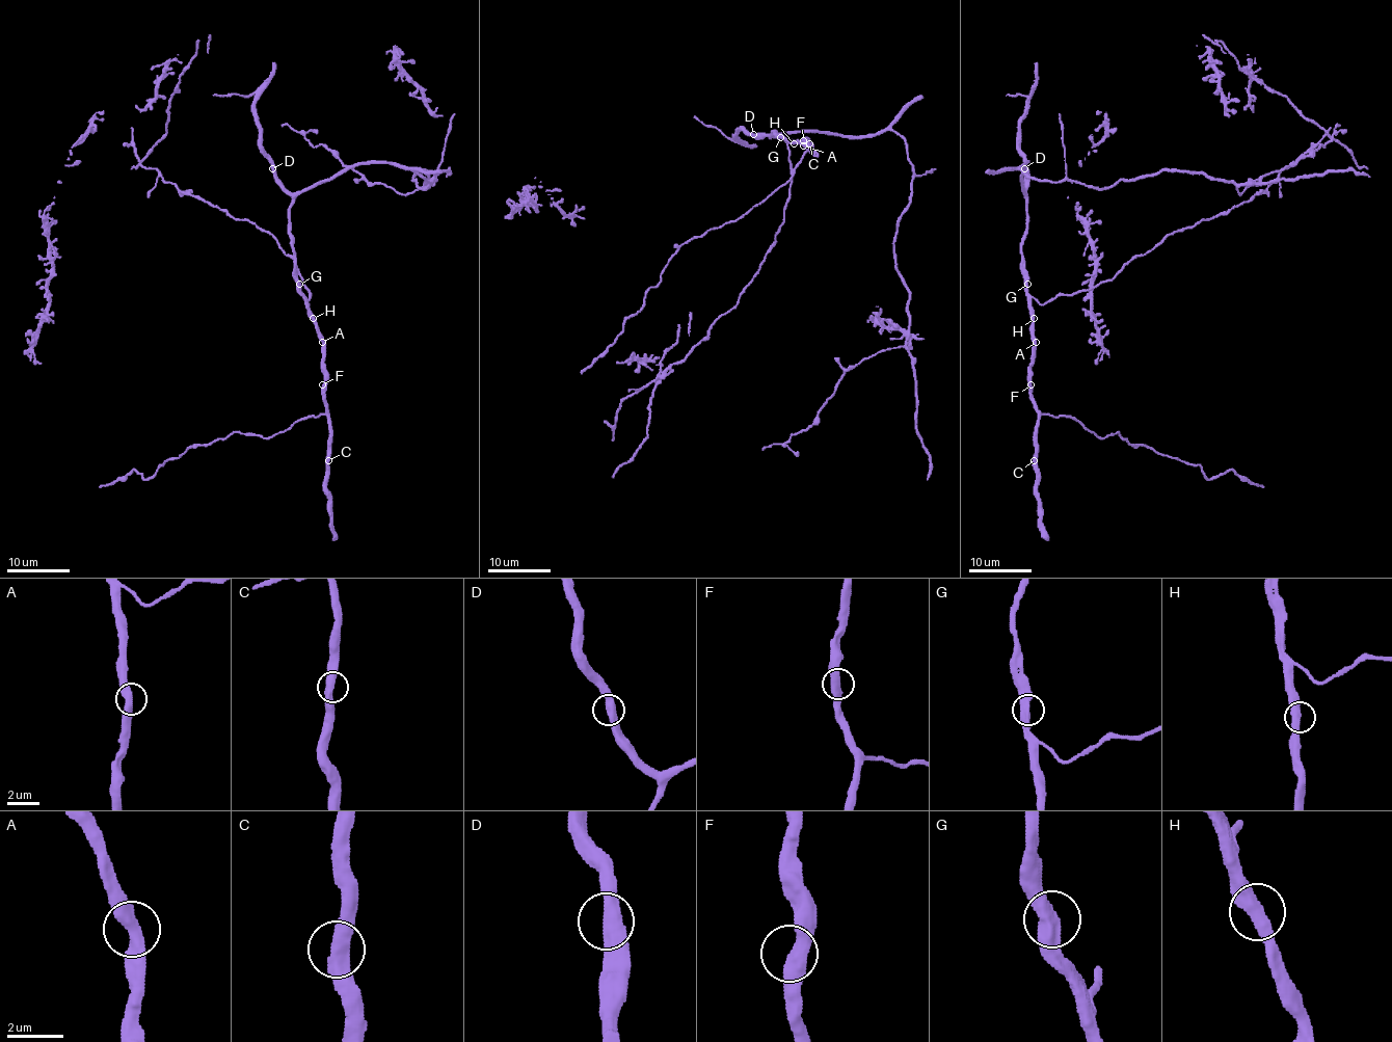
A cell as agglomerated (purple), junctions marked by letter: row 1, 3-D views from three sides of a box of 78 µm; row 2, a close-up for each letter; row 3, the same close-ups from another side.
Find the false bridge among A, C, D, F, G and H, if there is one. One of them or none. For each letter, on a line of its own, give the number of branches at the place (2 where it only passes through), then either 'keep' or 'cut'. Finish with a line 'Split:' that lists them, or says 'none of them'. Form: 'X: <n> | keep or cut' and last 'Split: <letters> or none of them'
A: 2 | keep
C: 2 | keep
D: 2 | keep
F: 2 | keep
G: 2 | keep
H: 2 | keep
Split: none of them

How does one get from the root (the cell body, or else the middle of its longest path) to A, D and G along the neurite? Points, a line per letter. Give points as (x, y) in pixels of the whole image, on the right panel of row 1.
A: (1086, 290), (1058, 294), (1043, 303), (1031, 299), (1031, 337), (1036, 342)
D: (1086, 290), (1058, 294), (1043, 303), (1027, 291), (1021, 250), (1025, 230), (1024, 168)
G: (1086, 290), (1058, 294), (1040, 303), (1027, 291), (1027, 284)

